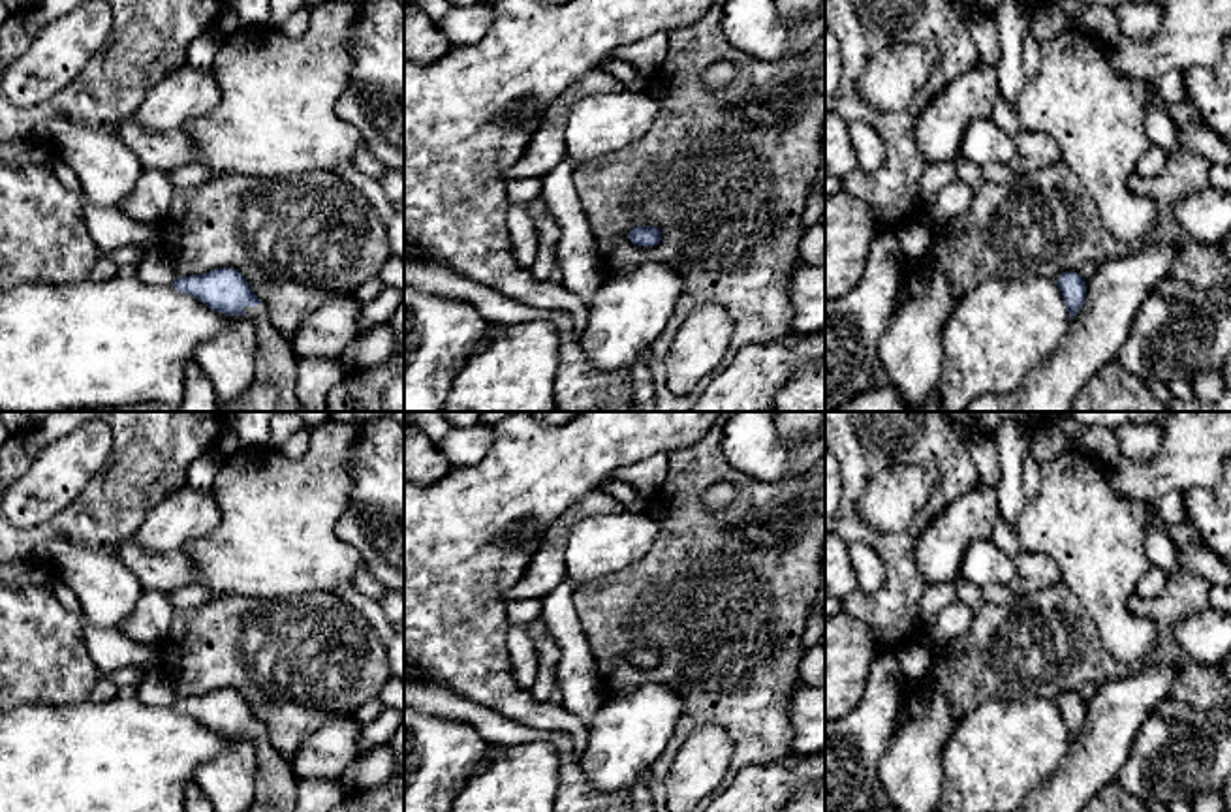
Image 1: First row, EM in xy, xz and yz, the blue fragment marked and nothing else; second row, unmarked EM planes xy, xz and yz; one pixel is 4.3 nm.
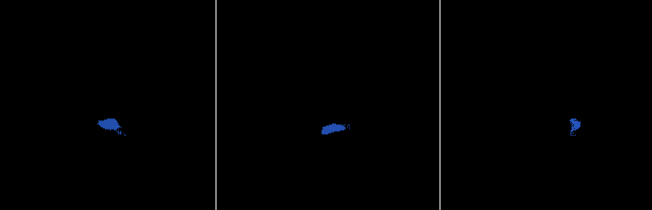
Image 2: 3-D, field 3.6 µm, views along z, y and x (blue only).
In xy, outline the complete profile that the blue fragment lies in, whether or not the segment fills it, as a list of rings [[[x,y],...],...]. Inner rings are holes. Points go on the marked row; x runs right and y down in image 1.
[[[214,269],[180,276],[173,284],[180,293],[199,299],[227,316],[246,316],[256,331],[256,376],[237,400],[222,402],[218,412],[301,412],[297,397],[297,363],[288,338],[273,325],[261,299],[235,269]]]

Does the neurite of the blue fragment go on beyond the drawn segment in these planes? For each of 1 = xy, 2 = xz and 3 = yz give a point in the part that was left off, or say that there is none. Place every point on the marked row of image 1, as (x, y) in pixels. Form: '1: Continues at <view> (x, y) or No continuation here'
1: Continues at xy (275, 384)
2: No continuation here
3: No continuation here

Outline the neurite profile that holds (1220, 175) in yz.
[[[1212,162],[1212,165],[1210,165],[1210,184],[1216,190],[1231,194],[1231,165]]]

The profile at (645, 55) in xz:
[[[658,32],[633,43],[626,43],[613,55],[630,62],[639,75],[652,77],[669,55],[669,34]]]

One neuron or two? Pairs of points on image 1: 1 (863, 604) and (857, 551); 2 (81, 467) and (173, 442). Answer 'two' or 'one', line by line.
1: two
2: two

